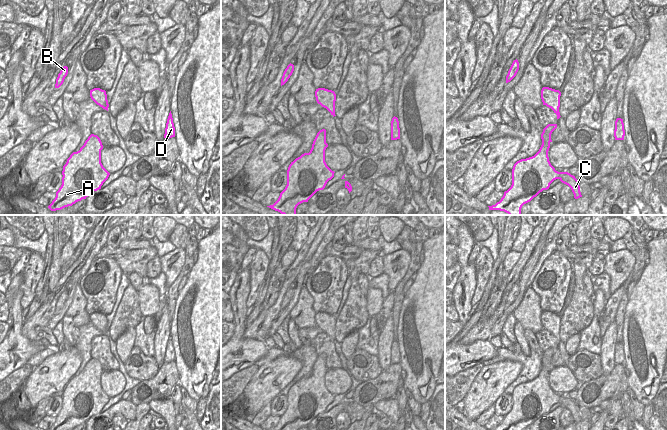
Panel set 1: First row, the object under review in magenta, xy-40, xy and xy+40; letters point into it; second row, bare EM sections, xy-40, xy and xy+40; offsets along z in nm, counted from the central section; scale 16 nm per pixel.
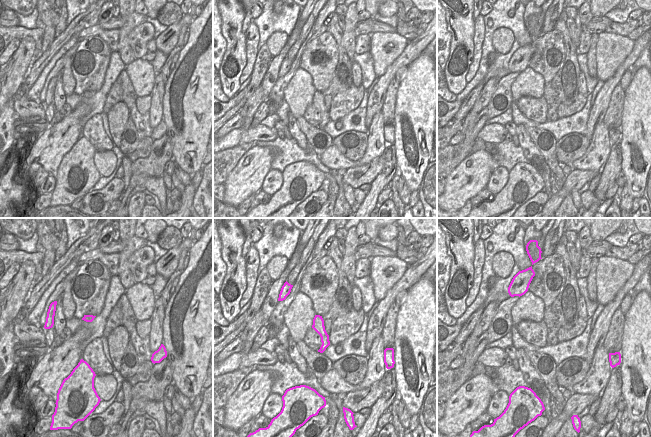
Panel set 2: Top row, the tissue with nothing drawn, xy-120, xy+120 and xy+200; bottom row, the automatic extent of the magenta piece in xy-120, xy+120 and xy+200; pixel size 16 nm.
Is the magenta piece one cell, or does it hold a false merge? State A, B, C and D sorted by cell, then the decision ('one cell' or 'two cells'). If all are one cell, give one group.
A B C D | one cell

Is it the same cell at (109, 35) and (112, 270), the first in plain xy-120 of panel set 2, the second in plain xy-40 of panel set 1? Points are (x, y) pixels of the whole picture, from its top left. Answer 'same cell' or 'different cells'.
different cells

